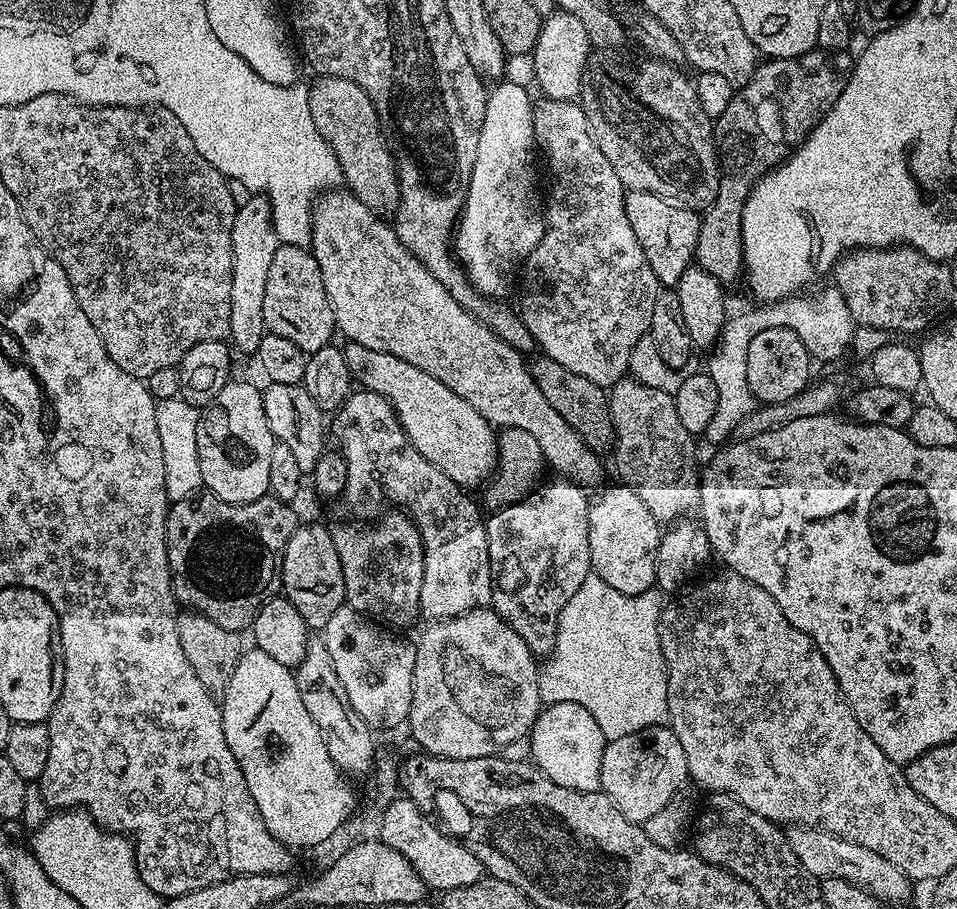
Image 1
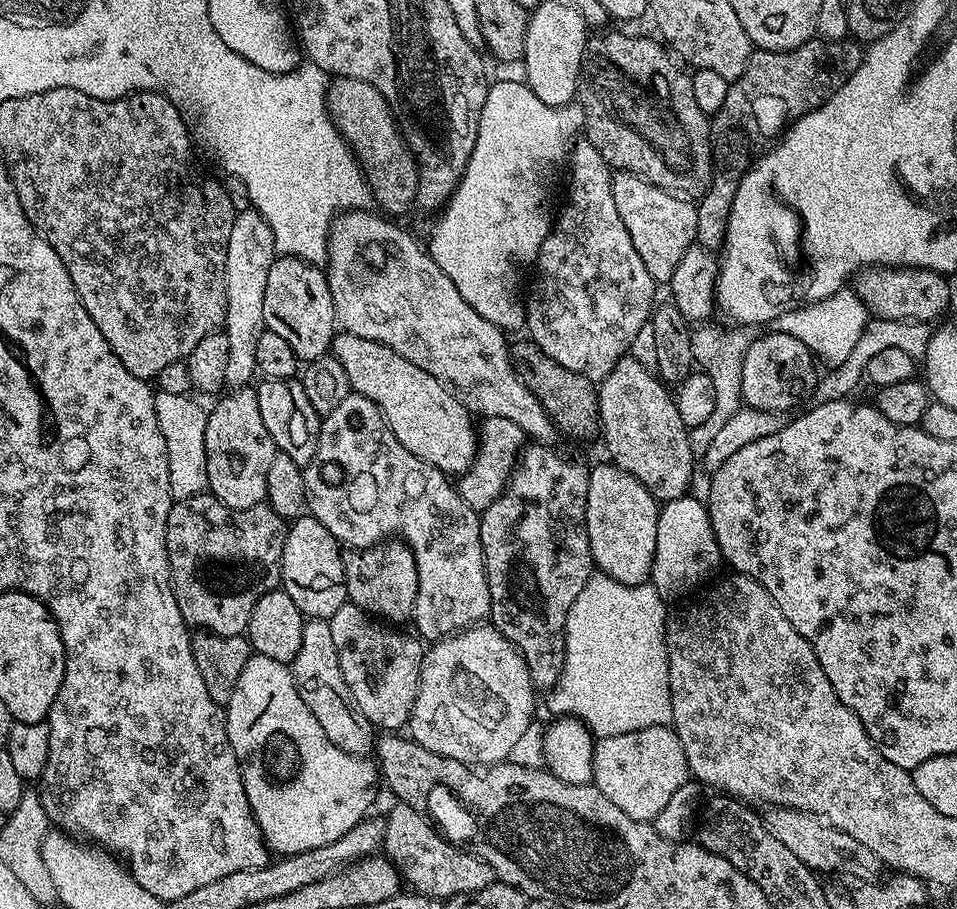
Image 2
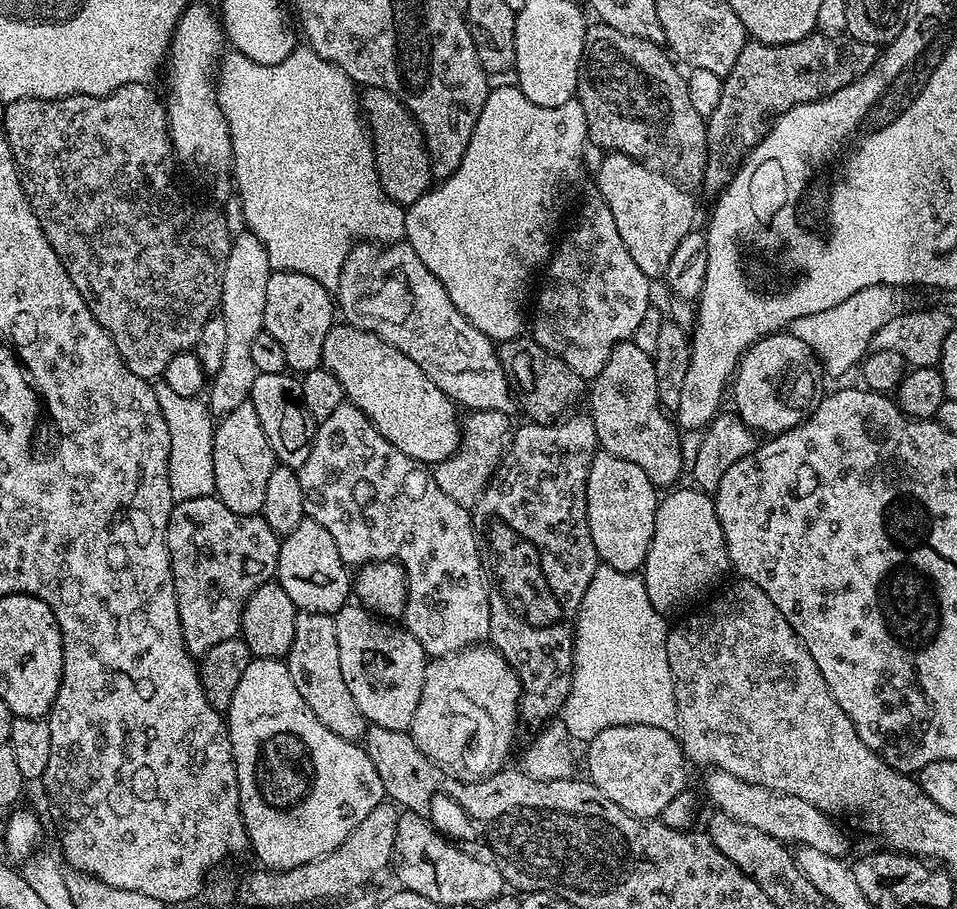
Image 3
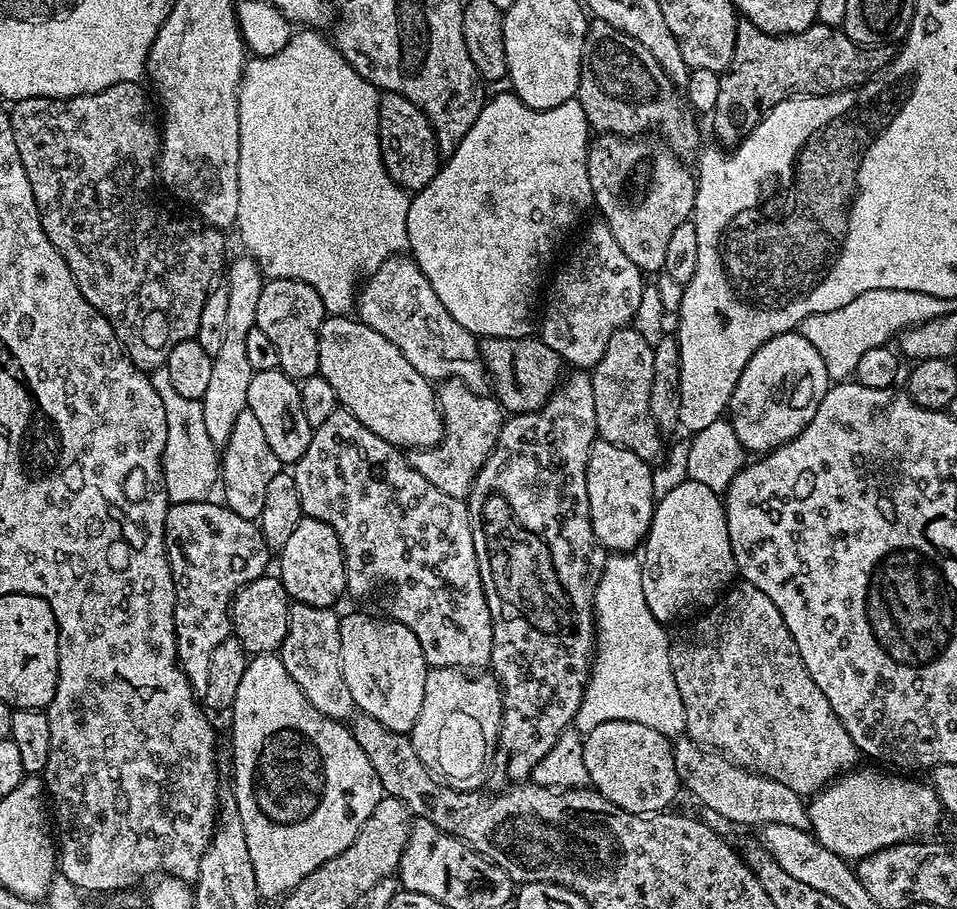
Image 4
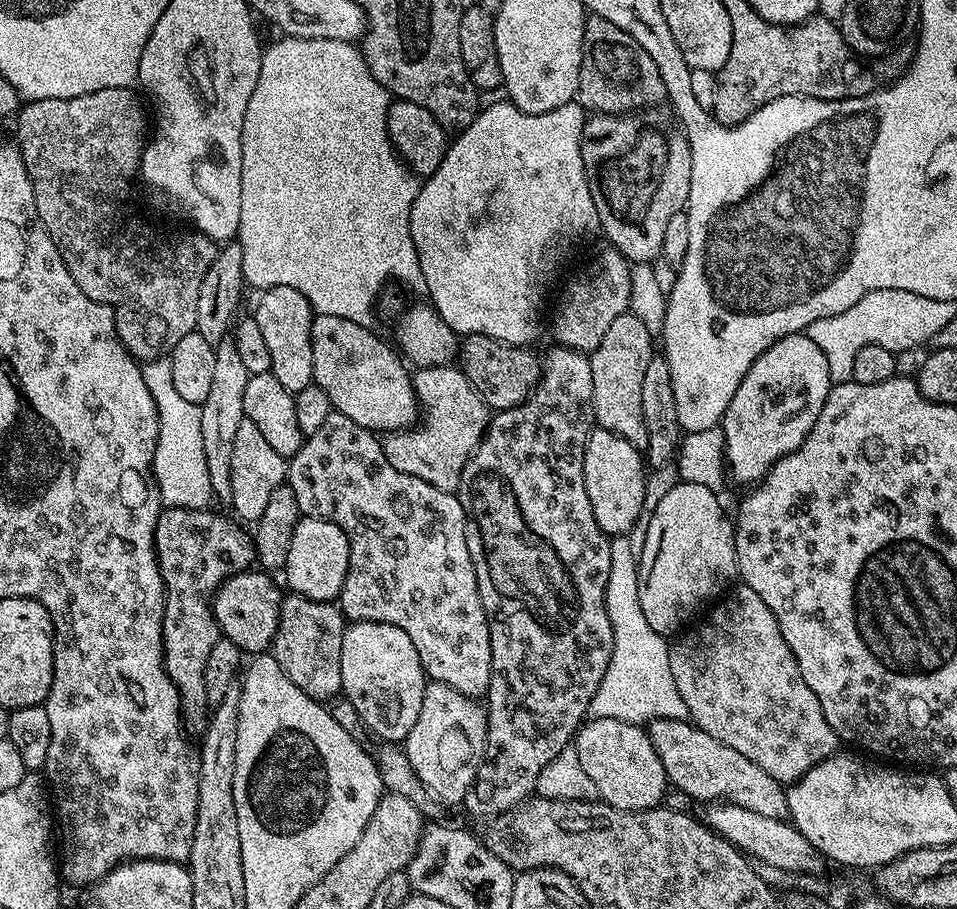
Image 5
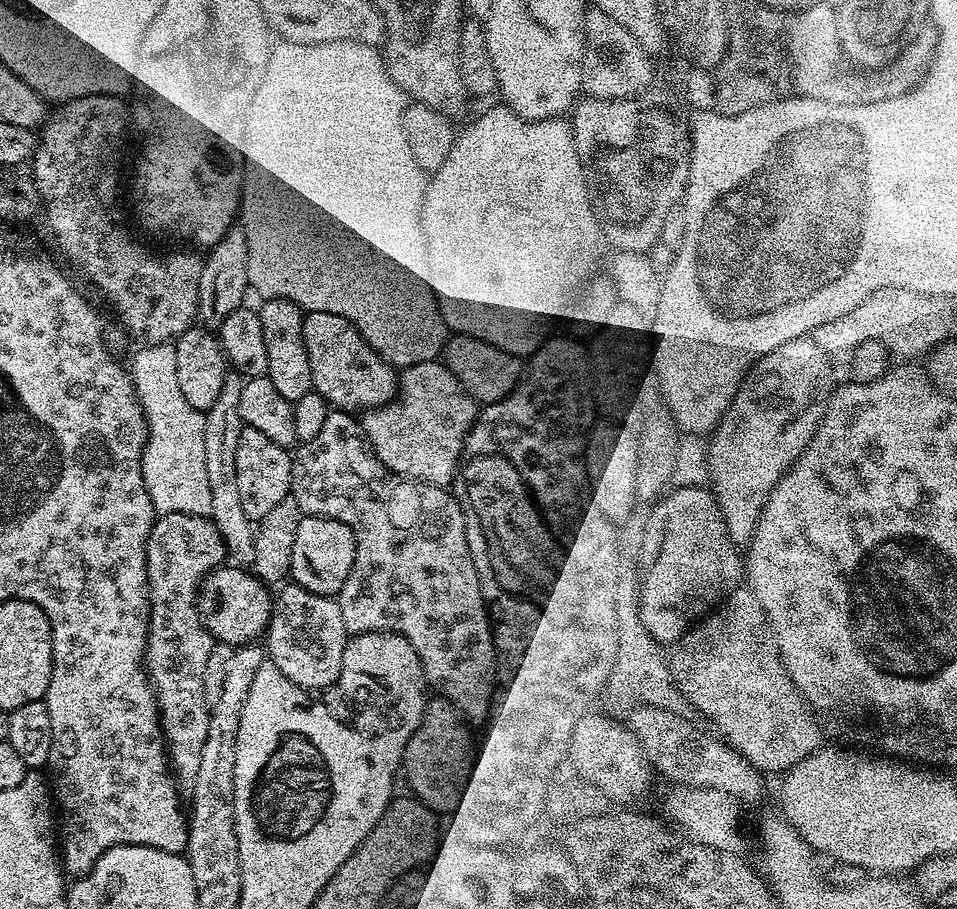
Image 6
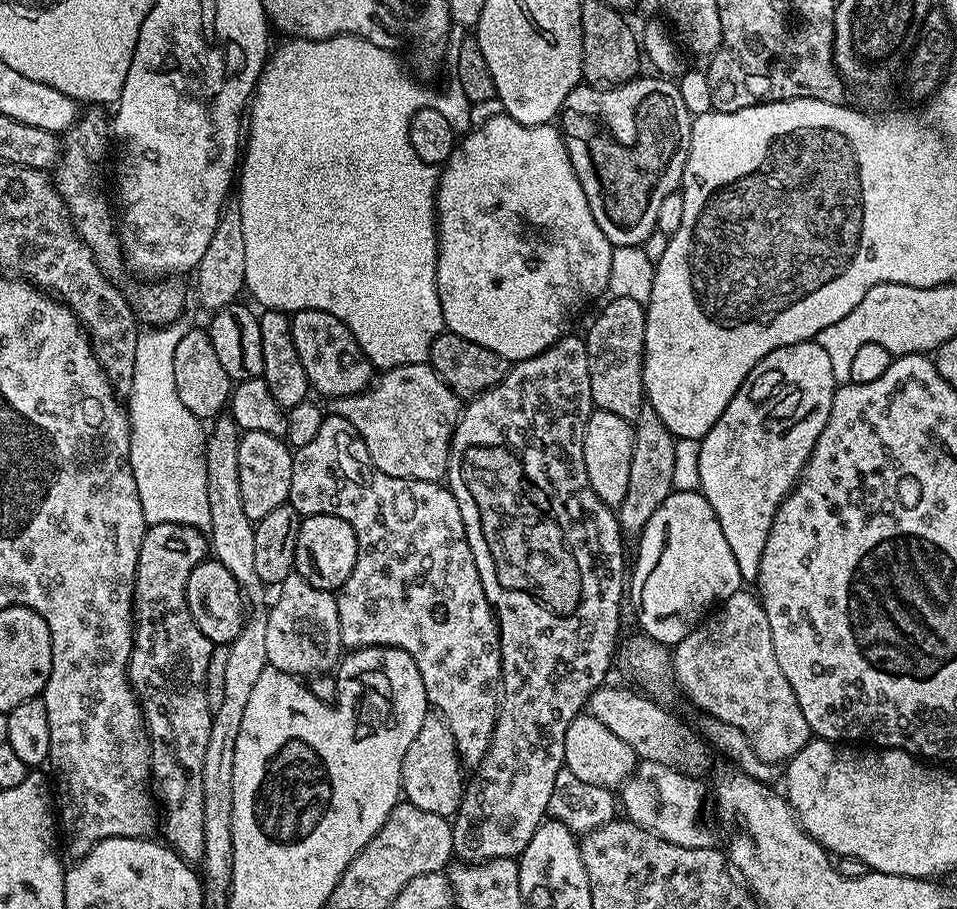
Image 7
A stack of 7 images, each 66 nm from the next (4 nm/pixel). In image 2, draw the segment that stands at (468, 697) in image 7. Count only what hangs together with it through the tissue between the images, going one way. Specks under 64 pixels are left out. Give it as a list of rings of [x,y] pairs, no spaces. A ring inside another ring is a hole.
[[[354,391],[335,410],[330,410],[328,416],[321,419],[316,458],[304,468],[304,485],[306,486],[306,502],[308,503],[306,509],[307,515],[313,516],[318,522],[322,522],[322,526],[326,526],[326,530],[330,530],[330,534],[334,534],[334,538],[339,540],[345,549],[369,548],[375,544],[382,544],[389,538],[399,538],[405,541],[408,547],[411,548],[414,554],[416,569],[418,570],[418,594],[414,602],[411,623],[413,625],[416,624],[417,630],[415,629],[415,631],[428,642],[442,640],[445,636],[452,636],[455,632],[462,632],[474,624],[487,621],[492,615],[490,590],[488,589],[488,579],[486,578],[486,570],[484,569],[484,555],[482,554],[480,517],[474,509],[466,506],[466,502],[462,502],[459,487],[453,481],[451,484],[448,480],[451,479],[445,473],[438,471],[437,468],[430,466],[426,462],[422,462],[422,458],[410,454],[410,450],[406,450],[406,446],[402,446],[402,442],[398,442],[398,438],[394,438],[390,426],[384,421],[384,415],[381,414],[380,408],[374,406],[374,402],[370,402],[370,398],[366,398]],[[322,466],[331,466],[336,469],[338,475],[334,482],[326,482]]]

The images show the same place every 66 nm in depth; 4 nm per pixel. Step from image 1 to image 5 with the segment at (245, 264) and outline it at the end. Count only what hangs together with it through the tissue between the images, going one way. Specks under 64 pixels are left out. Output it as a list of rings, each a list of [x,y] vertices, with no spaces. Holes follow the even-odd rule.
[[[226,338],[220,344],[215,345],[216,353],[214,354],[214,379],[210,382],[210,395],[206,402],[200,405],[202,414],[202,446],[206,453],[206,466],[210,474],[210,486],[212,487],[213,497],[217,501],[231,501],[232,494],[230,488],[230,461],[232,451],[234,451],[234,437],[238,426],[244,419],[244,407],[242,406],[242,397],[246,395],[246,382],[248,381],[248,371],[242,363],[242,357],[236,349],[235,339]]]

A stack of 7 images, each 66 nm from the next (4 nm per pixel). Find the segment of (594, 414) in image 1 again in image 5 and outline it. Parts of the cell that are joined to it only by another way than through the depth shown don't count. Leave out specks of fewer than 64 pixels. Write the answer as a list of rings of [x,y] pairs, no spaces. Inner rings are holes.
[[[470,334],[463,337],[458,344],[458,367],[466,374],[466,378],[472,383],[472,389],[487,402],[489,409],[503,410],[513,408],[528,399],[533,388],[540,383],[542,375],[542,360],[532,353],[533,349],[519,344],[503,344],[501,340],[490,338],[486,334]]]

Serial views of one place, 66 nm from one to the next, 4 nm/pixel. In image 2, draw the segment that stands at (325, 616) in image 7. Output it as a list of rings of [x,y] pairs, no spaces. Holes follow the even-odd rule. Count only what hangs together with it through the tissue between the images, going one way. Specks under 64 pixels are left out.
[[[305,619],[302,646],[290,667],[294,686],[302,702],[310,706],[310,714],[314,714],[314,718],[318,718],[318,726],[326,730],[326,738],[330,738],[330,742],[334,742],[338,750],[346,750],[346,754],[367,757],[377,743],[378,732],[353,704],[350,687],[340,669],[338,651],[335,649],[327,620]]]

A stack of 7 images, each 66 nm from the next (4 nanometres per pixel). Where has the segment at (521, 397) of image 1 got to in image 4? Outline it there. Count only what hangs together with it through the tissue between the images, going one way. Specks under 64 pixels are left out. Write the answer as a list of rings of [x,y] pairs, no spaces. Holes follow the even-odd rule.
[[[397,254],[382,262],[382,266],[378,266],[378,270],[359,285],[354,312],[362,323],[378,330],[382,338],[390,338],[390,342],[394,342],[394,346],[402,350],[406,362],[410,362],[414,370],[418,370],[418,374],[422,374],[427,380],[460,380],[473,390],[479,389],[483,380],[485,383],[486,373],[477,337],[473,336],[470,330],[466,330],[466,326],[458,326],[458,322],[450,318],[450,310],[442,306],[438,294],[434,294],[434,286],[430,286],[426,274],[422,274],[411,255]]]

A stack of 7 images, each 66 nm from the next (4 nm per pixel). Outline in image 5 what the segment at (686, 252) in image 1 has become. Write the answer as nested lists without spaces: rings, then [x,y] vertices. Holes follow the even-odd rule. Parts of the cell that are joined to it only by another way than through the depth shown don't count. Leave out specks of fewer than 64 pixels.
[[[653,106],[622,116],[592,114],[580,135],[582,166],[598,210],[600,232],[632,264],[651,264],[661,255],[666,225],[674,214],[685,211],[690,194],[688,138],[673,113],[662,109]]]

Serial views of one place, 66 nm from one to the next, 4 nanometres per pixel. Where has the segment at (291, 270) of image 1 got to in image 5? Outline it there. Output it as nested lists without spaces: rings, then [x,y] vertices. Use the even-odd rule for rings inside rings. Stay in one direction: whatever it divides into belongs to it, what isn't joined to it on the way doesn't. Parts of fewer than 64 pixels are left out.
[[[274,286],[259,293],[254,319],[262,329],[266,347],[270,349],[270,366],[274,378],[293,394],[314,383],[314,346],[312,345],[313,311],[306,294],[290,286]]]

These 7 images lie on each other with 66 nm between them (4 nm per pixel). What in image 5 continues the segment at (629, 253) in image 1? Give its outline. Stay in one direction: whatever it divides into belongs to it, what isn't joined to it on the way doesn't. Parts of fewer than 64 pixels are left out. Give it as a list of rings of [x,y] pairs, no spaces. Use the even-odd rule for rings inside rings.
[[[608,246],[605,247],[605,252],[600,252],[592,261],[589,262],[585,268],[580,268],[568,280],[568,285],[560,292],[560,301],[556,304],[556,313],[552,316],[552,332],[556,335],[555,343],[561,348],[573,348],[575,352],[583,352],[590,354],[598,346],[598,342],[602,342],[602,338],[606,335],[606,330],[614,322],[614,318],[618,318],[623,312],[629,311],[628,303],[630,302],[630,274],[632,273],[629,261],[625,260],[624,255],[616,251],[615,248]]]

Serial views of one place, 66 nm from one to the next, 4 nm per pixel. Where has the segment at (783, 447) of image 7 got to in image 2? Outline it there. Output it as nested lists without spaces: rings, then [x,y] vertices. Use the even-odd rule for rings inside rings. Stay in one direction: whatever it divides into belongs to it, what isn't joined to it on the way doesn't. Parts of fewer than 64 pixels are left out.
[[[765,331],[746,350],[738,369],[742,401],[747,407],[757,408],[758,411],[791,413],[801,407],[799,404],[804,399],[808,400],[813,395],[818,379],[816,368],[818,369],[818,364],[812,351],[802,346],[798,338],[790,338],[790,334],[781,332]]]

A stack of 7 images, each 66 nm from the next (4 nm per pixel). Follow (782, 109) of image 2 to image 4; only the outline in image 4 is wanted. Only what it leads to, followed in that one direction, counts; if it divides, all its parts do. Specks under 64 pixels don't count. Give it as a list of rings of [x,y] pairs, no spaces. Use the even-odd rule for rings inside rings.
[[[737,19],[734,58],[730,58],[730,66],[720,73],[718,102],[710,113],[712,132],[721,140],[717,140],[721,145],[735,146],[759,126],[762,110],[773,108],[789,96],[825,96],[831,92],[842,92],[845,88],[859,88],[871,77],[877,76],[892,61],[893,55],[891,47],[855,44],[840,28],[819,22],[793,36],[771,36],[758,30],[754,22]]]

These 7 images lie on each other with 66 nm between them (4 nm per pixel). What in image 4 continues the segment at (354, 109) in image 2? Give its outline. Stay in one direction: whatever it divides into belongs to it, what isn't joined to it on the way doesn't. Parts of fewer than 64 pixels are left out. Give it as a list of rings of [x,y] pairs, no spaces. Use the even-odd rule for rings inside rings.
[[[384,92],[380,97],[380,149],[384,168],[399,188],[409,194],[423,190],[438,174],[442,157],[436,148],[436,135],[422,110],[402,94]]]

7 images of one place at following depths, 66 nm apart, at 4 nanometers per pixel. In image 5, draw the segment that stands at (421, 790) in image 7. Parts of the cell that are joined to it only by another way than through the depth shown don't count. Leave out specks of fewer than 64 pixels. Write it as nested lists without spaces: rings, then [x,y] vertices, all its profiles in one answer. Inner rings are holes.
[[[433,680],[422,694],[421,713],[414,728],[402,741],[410,766],[421,785],[444,804],[460,804],[476,782],[476,771],[484,761],[488,745],[488,713],[479,699],[462,694]]]

